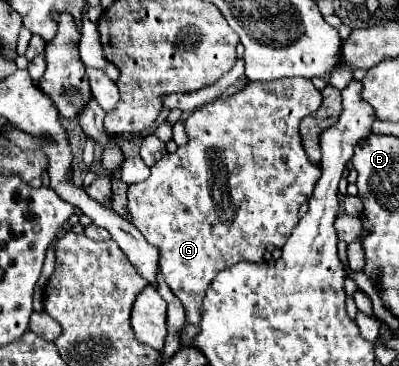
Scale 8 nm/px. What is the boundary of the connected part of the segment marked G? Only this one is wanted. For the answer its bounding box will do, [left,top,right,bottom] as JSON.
[127,77,321,325]

